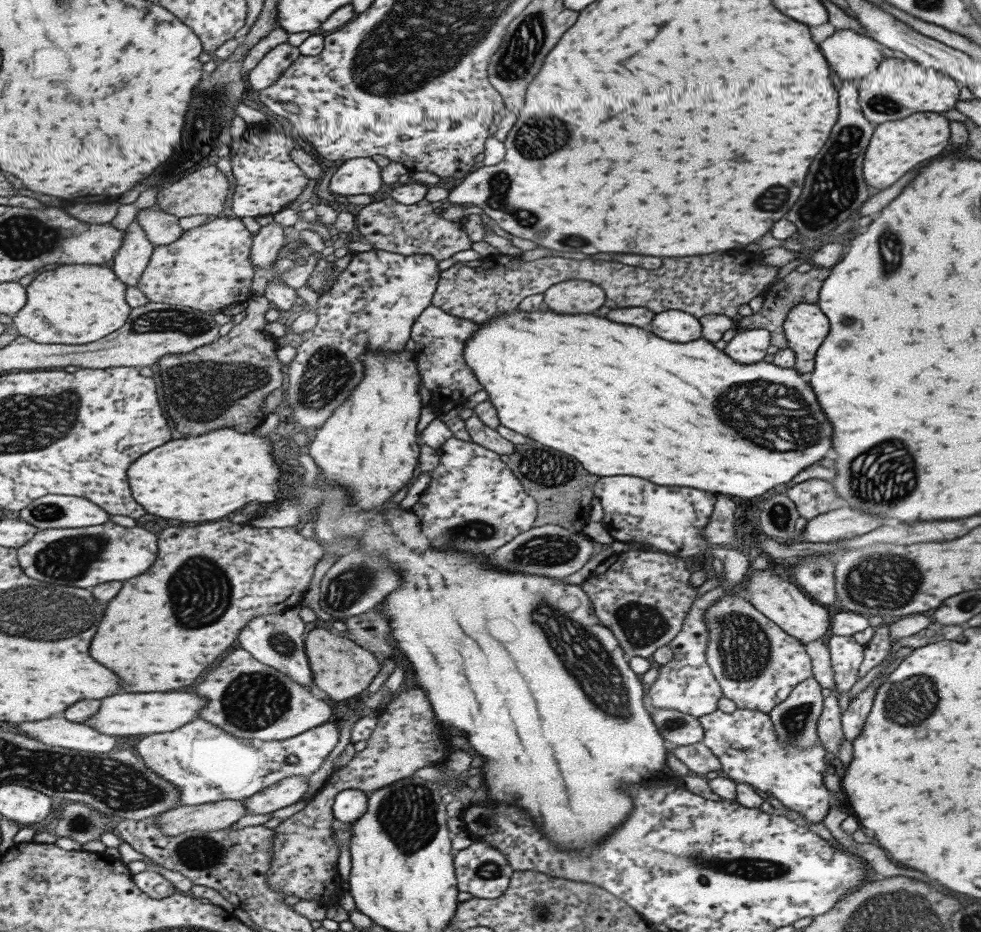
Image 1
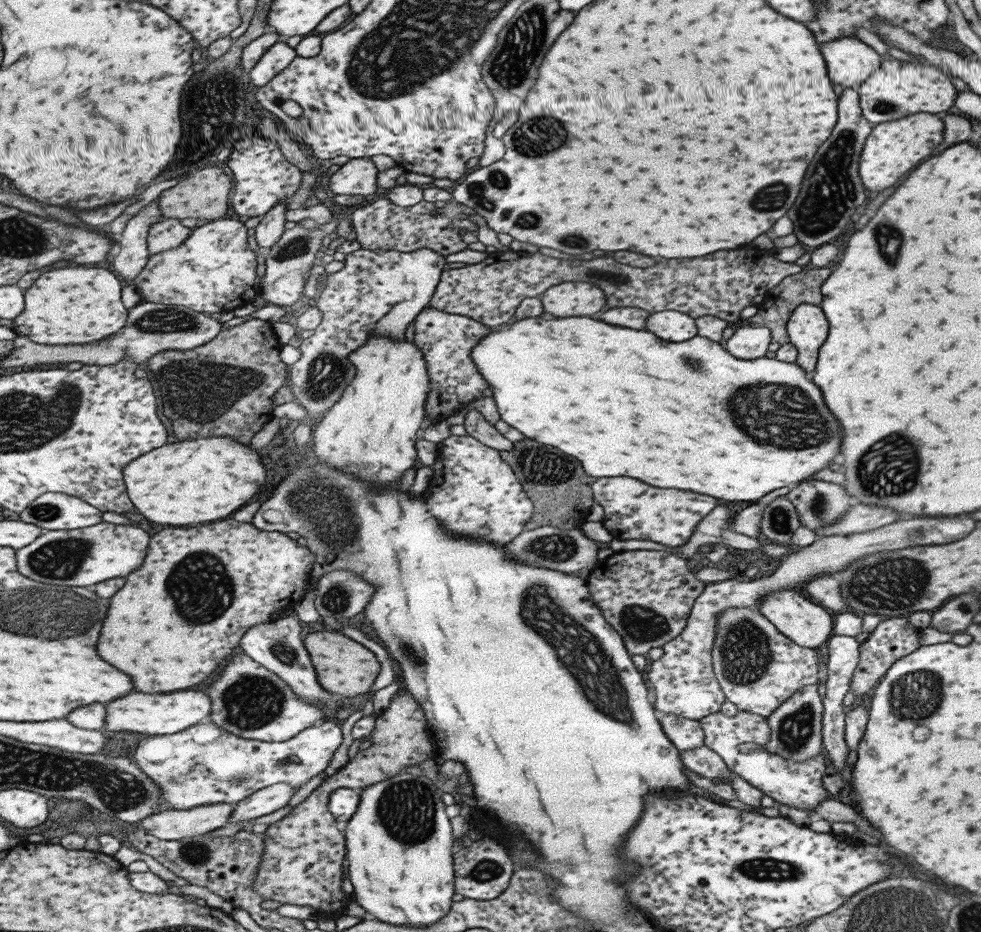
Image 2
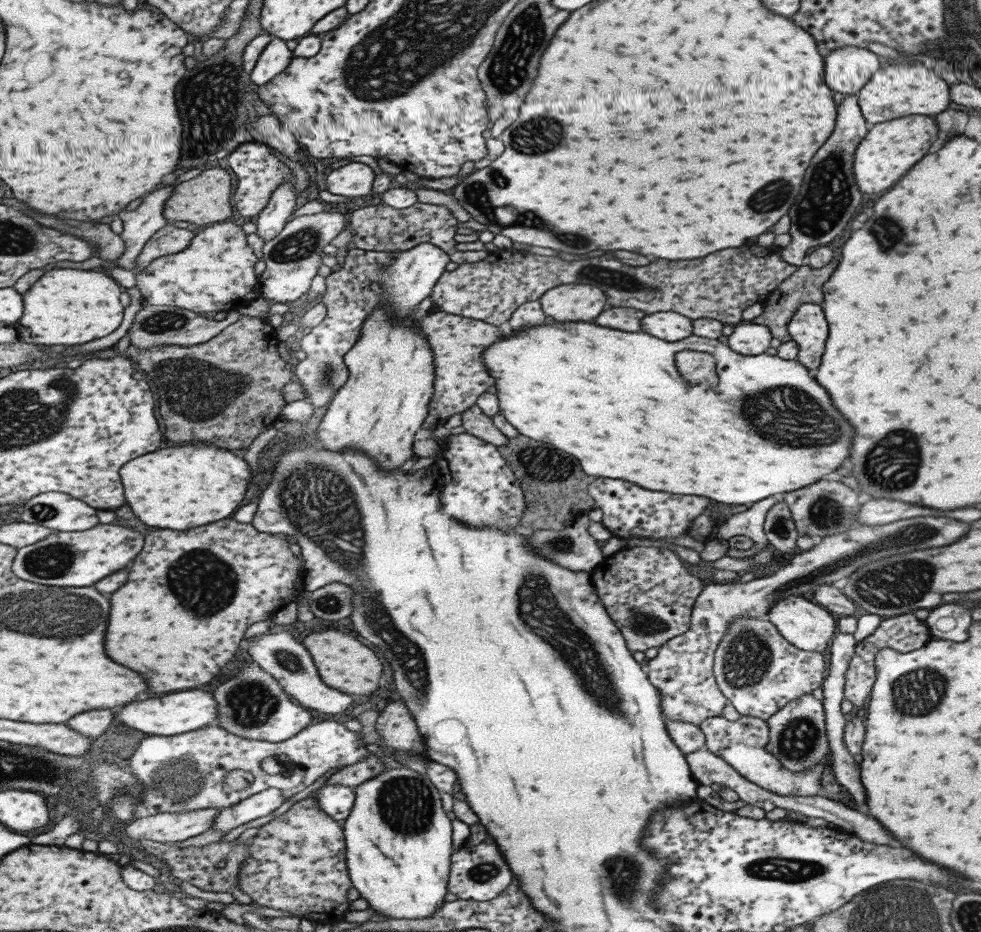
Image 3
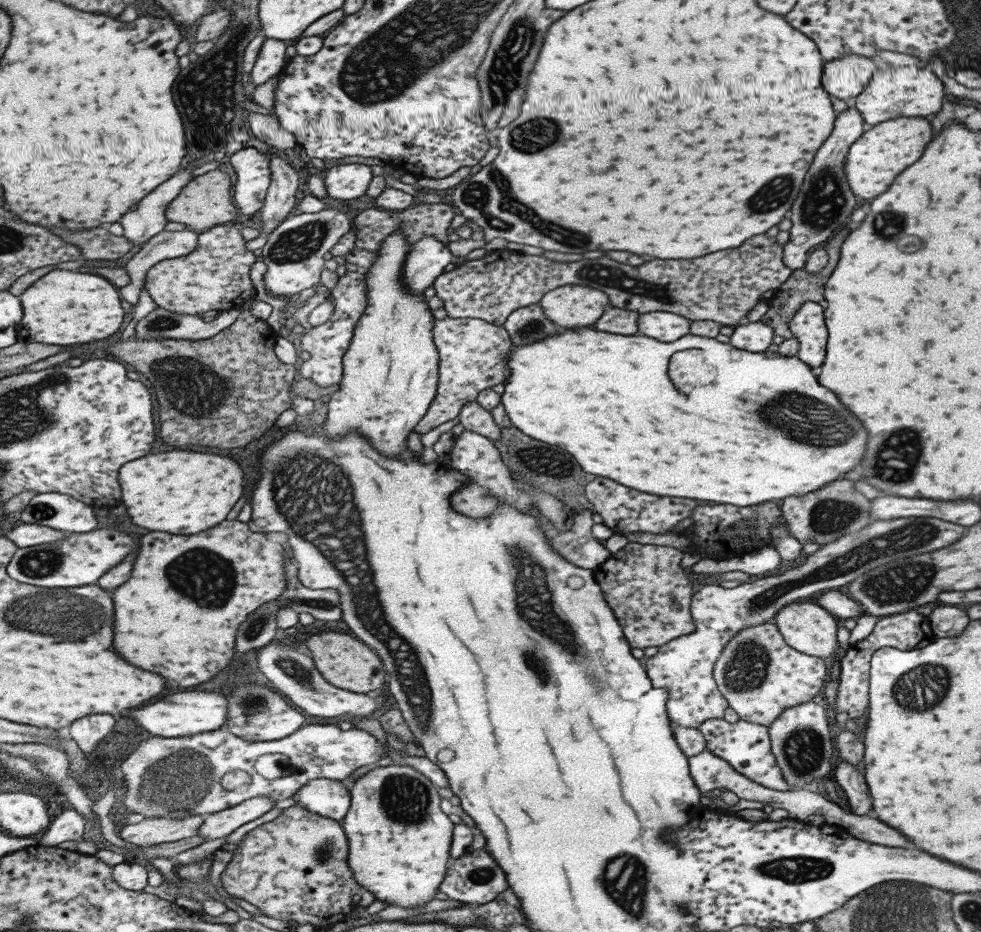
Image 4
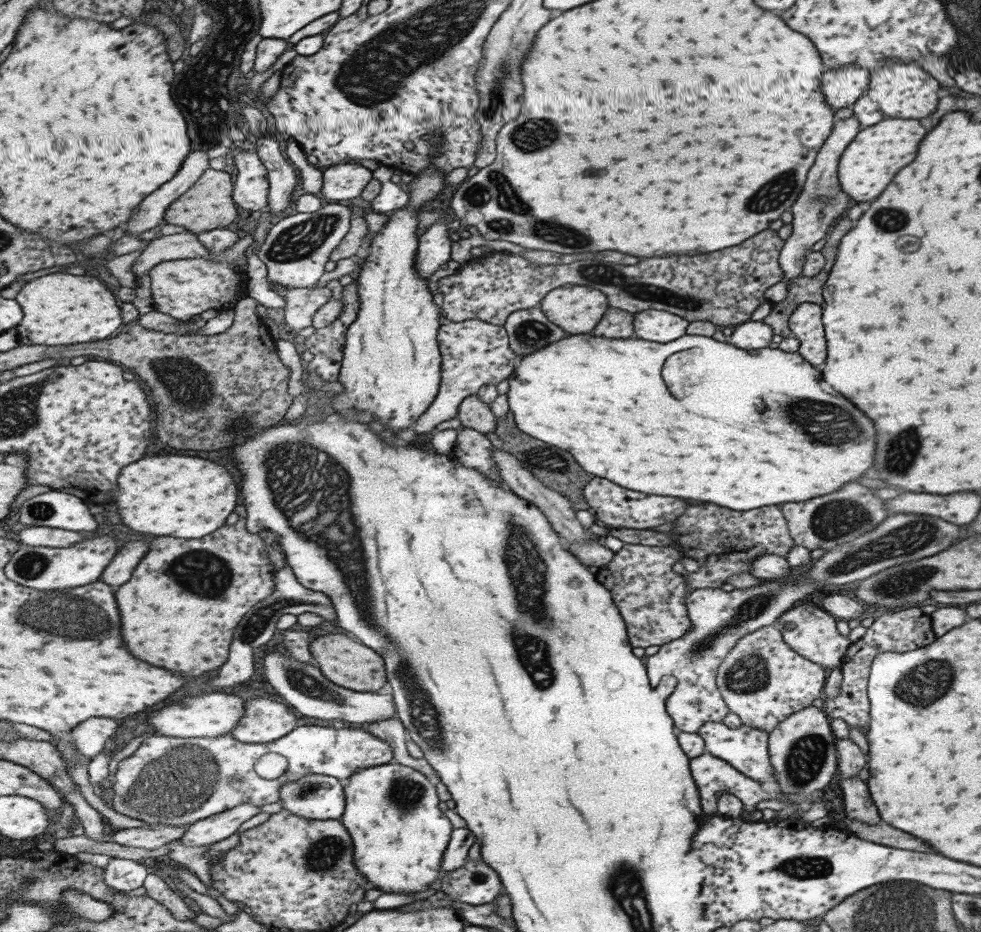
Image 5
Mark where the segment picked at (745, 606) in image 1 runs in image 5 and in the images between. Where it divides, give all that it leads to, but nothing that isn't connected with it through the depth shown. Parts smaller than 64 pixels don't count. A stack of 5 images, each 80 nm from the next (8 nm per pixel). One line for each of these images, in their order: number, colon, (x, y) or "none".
2: (757, 668)
3: (757, 671)
4: (759, 676)
5: (761, 680)

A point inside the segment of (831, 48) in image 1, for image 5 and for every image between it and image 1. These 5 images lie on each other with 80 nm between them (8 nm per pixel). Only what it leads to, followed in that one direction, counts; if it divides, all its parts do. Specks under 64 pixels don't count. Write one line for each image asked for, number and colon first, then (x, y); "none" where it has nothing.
2: (849, 62)
3: (847, 68)
4: (845, 77)
5: (841, 87)

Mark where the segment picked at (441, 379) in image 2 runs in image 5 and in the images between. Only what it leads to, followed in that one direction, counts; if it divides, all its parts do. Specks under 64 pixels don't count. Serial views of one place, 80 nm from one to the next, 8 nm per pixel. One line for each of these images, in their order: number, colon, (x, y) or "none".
3: (458, 342)
4: (473, 353)
5: (474, 353)

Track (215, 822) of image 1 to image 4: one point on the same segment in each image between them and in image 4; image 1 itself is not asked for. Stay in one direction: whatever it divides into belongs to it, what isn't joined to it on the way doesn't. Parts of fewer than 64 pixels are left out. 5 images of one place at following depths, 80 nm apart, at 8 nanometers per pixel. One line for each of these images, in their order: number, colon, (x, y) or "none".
2: (174, 824)
3: (165, 827)
4: (150, 831)

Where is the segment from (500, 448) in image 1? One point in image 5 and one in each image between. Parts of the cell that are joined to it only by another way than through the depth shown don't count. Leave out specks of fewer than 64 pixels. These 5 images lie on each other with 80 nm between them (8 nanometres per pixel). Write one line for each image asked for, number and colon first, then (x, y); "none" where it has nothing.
2: (474, 424)
3: (474, 421)
4: (473, 417)
5: (471, 412)

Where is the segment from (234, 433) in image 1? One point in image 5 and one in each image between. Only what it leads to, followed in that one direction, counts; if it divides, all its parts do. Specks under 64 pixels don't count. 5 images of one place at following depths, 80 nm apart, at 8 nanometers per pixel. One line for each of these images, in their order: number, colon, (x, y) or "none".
2: (207, 479)
3: (182, 487)
4: (183, 493)
5: (182, 496)

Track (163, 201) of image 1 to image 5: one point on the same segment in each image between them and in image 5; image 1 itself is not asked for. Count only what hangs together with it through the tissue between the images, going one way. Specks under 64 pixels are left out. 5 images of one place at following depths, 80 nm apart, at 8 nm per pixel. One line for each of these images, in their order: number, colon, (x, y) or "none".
2: (204, 195)
3: (204, 200)
4: (205, 203)
5: (209, 205)

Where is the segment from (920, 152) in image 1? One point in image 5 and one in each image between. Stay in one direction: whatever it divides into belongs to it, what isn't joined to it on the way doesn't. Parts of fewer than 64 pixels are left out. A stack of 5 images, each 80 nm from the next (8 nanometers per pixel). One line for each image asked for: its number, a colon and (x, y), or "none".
2: (893, 148)
3: (890, 148)
4: (881, 152)
5: (868, 163)

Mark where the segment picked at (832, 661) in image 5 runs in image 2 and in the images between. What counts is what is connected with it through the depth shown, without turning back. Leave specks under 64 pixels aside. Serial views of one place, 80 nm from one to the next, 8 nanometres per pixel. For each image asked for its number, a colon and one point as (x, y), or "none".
2: (808, 625)
3: (807, 626)
4: (809, 629)

